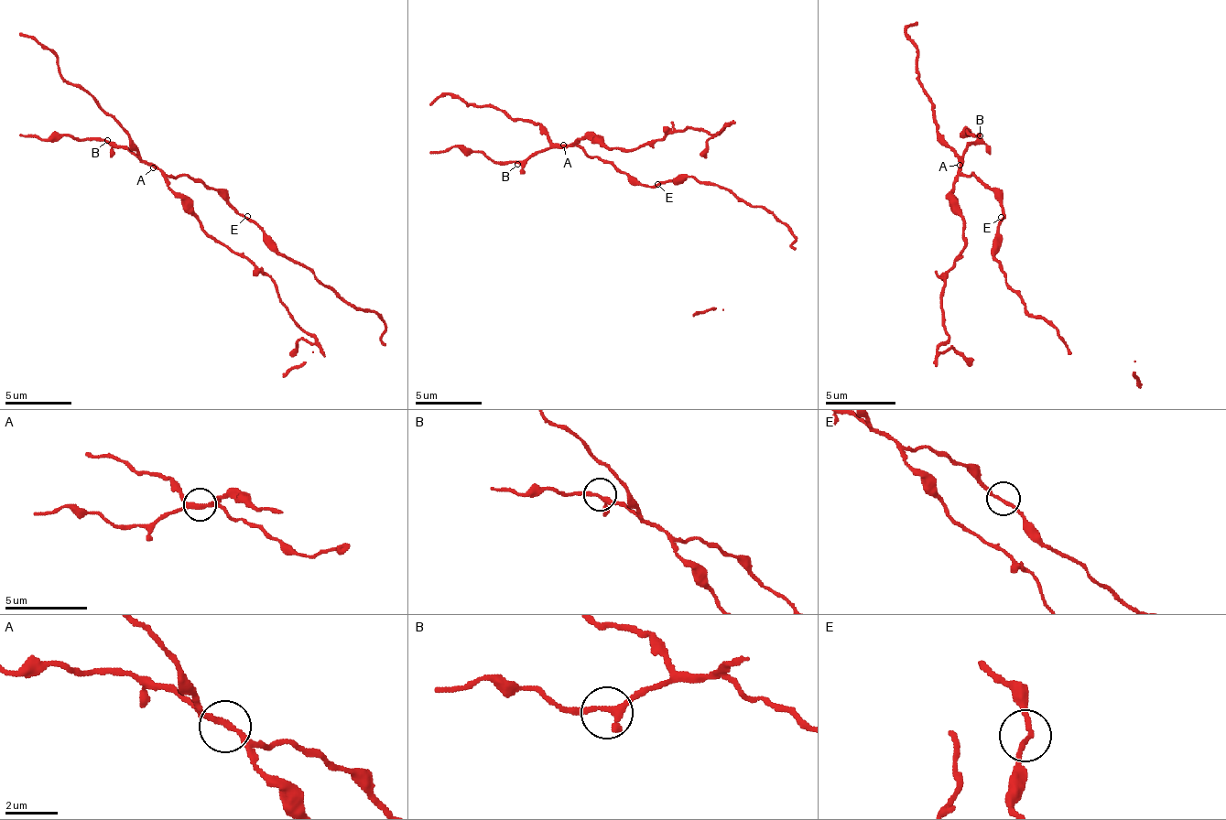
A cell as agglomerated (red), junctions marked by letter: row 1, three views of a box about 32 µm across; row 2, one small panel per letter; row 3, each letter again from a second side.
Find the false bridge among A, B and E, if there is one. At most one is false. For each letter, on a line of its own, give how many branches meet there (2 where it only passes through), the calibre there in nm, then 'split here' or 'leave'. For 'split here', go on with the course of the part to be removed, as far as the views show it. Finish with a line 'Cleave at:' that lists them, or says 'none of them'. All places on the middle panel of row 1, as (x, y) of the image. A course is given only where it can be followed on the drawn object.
A: branches 3; calibre 200 nm; split here; course (564, 144), (601, 141), (627, 150), (654, 144), (687, 127), (700, 127), (714, 134), (700, 157)
B: branches 3; calibre 240 nm; leave
E: branches 2; calibre 160 nm; leave
Cleave at: A

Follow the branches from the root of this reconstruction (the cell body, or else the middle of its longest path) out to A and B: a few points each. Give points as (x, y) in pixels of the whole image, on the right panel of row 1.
A: (1001, 221), (1004, 217), (1001, 199), (976, 175), (962, 175), (959, 164)
B: (1001, 221), (1004, 217), (1001, 199), (976, 175), (962, 175), (962, 153), (980, 135)

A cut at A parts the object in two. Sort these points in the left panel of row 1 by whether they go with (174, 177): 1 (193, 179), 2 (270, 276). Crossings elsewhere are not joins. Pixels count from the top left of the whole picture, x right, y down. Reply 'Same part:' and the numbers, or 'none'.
Same part: 1

